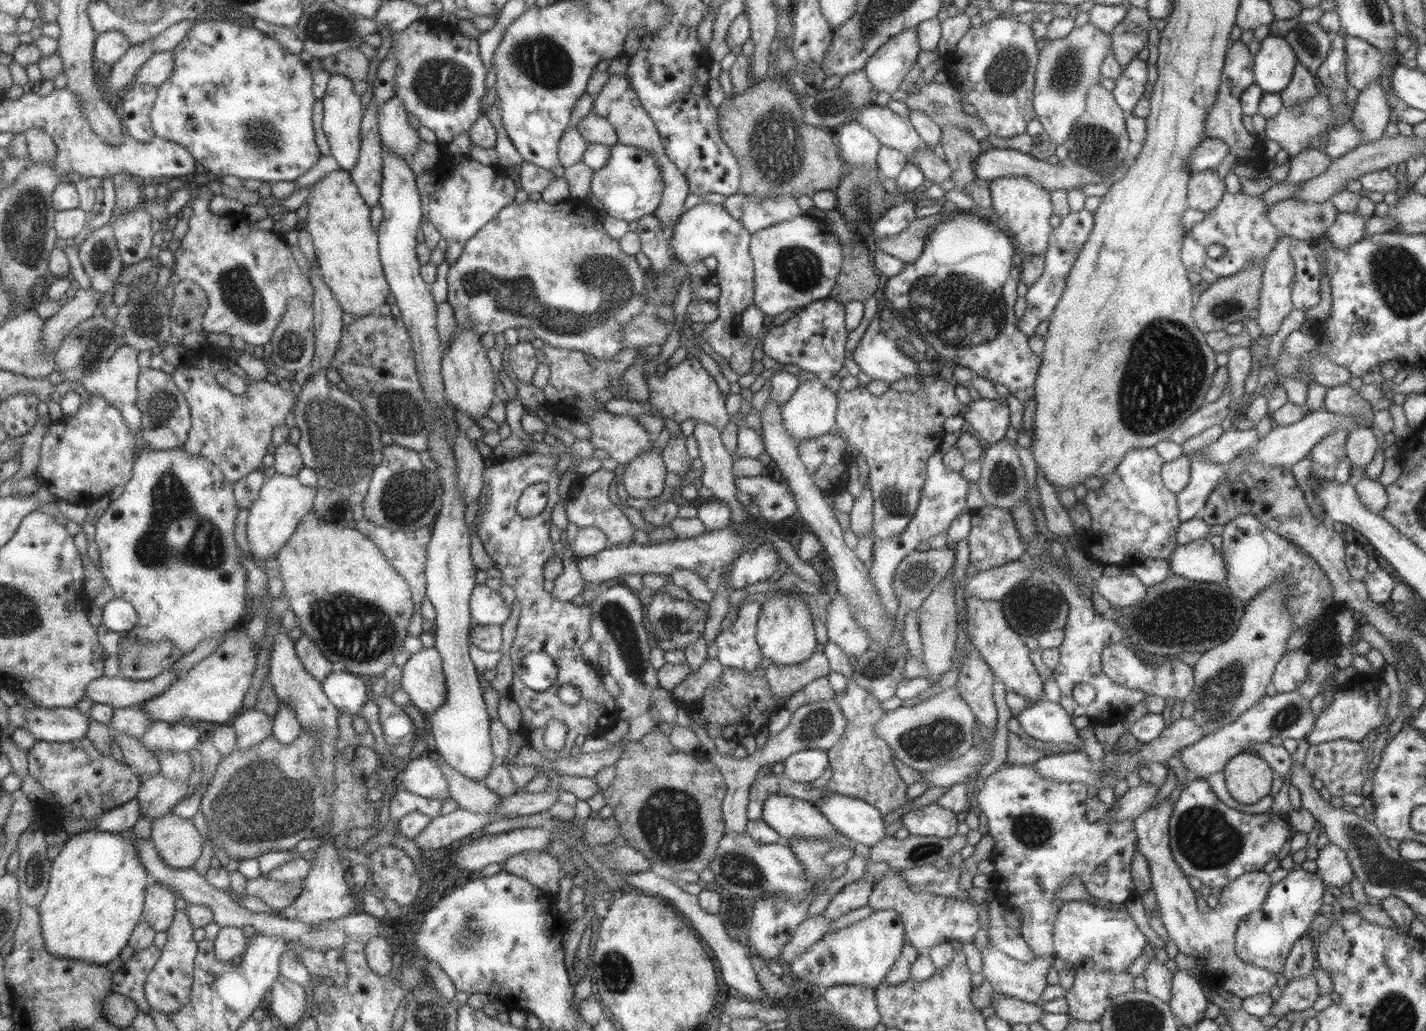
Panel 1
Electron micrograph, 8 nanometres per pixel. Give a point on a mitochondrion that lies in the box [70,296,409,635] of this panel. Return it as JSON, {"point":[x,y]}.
{"point":[340,440]}

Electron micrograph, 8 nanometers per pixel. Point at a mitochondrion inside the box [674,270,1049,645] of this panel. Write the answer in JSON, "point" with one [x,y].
{"point":[894,502]}

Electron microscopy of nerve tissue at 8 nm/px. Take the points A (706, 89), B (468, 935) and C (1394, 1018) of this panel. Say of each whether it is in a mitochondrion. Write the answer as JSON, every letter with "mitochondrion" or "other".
{"A":"other","B":"mitochondrion","C":"mitochondrion"}

